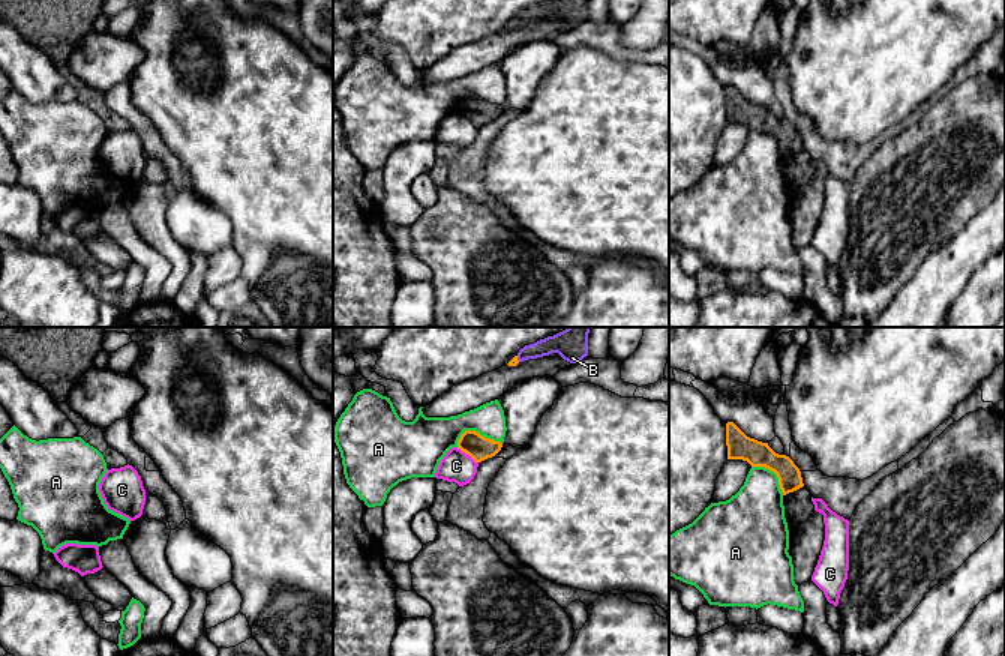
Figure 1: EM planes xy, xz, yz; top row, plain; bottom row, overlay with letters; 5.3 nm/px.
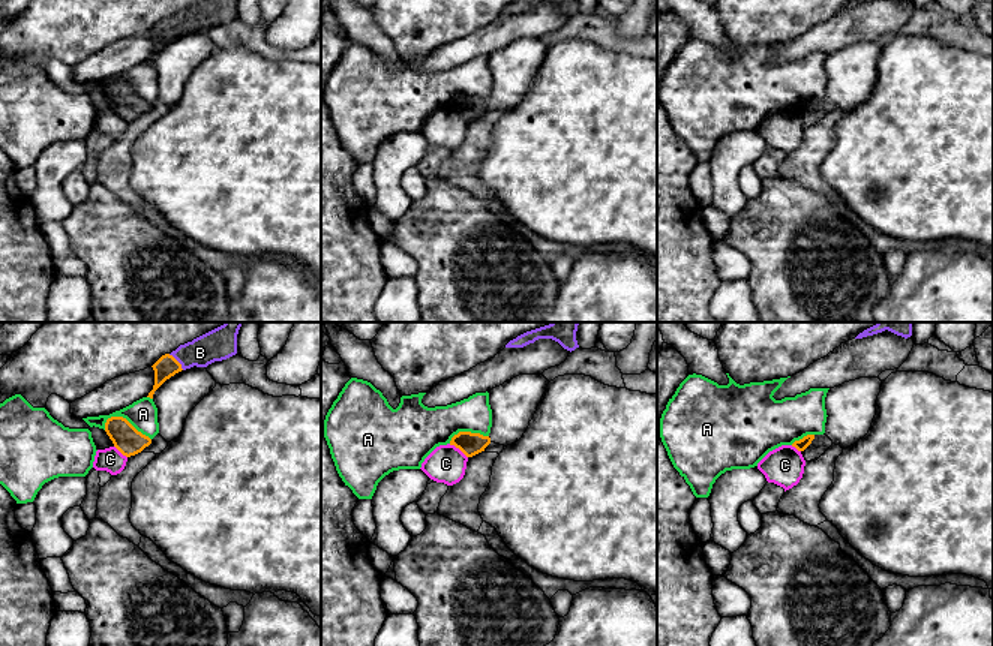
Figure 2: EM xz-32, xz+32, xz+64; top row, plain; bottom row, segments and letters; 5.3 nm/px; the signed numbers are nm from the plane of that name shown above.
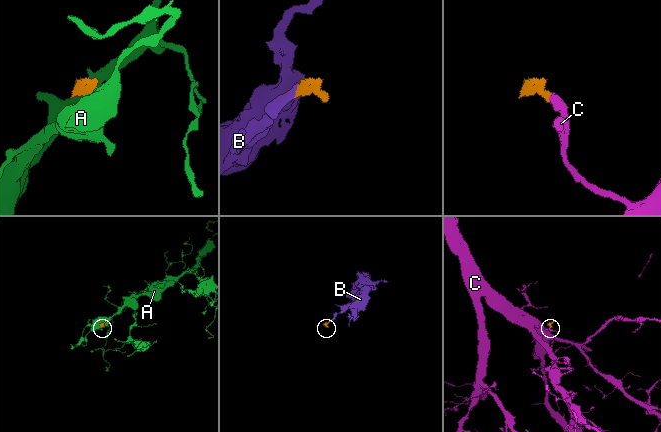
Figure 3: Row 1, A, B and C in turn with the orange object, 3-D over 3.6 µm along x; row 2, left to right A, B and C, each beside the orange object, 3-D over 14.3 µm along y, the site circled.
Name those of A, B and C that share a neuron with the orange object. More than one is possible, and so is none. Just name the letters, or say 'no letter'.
B

